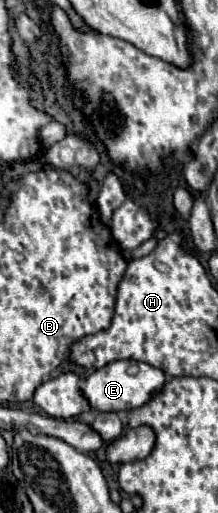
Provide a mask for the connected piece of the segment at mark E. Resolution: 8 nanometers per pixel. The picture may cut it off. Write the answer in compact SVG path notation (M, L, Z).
M112 361L108 365L104 365L102 369L96 369L84 381L82 395L90 403L92 411L130 411L130 409L142 407L150 399L150 393L164 385L166 375L164 375L162 369L152 367L148 363L136 363L138 365L138 373L130 375L128 373L130 365L132 365L132 361Z

